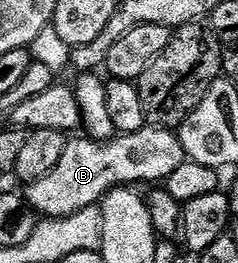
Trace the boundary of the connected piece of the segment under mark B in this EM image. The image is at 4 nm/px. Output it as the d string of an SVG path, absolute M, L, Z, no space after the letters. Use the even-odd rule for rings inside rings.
M145 126L133 134L122 134L107 140L87 136L68 138L62 160L42 180L27 183L26 201L37 215L65 218L82 208L97 205L109 190L128 188L132 182L160 184L186 161L179 133L172 128Z

